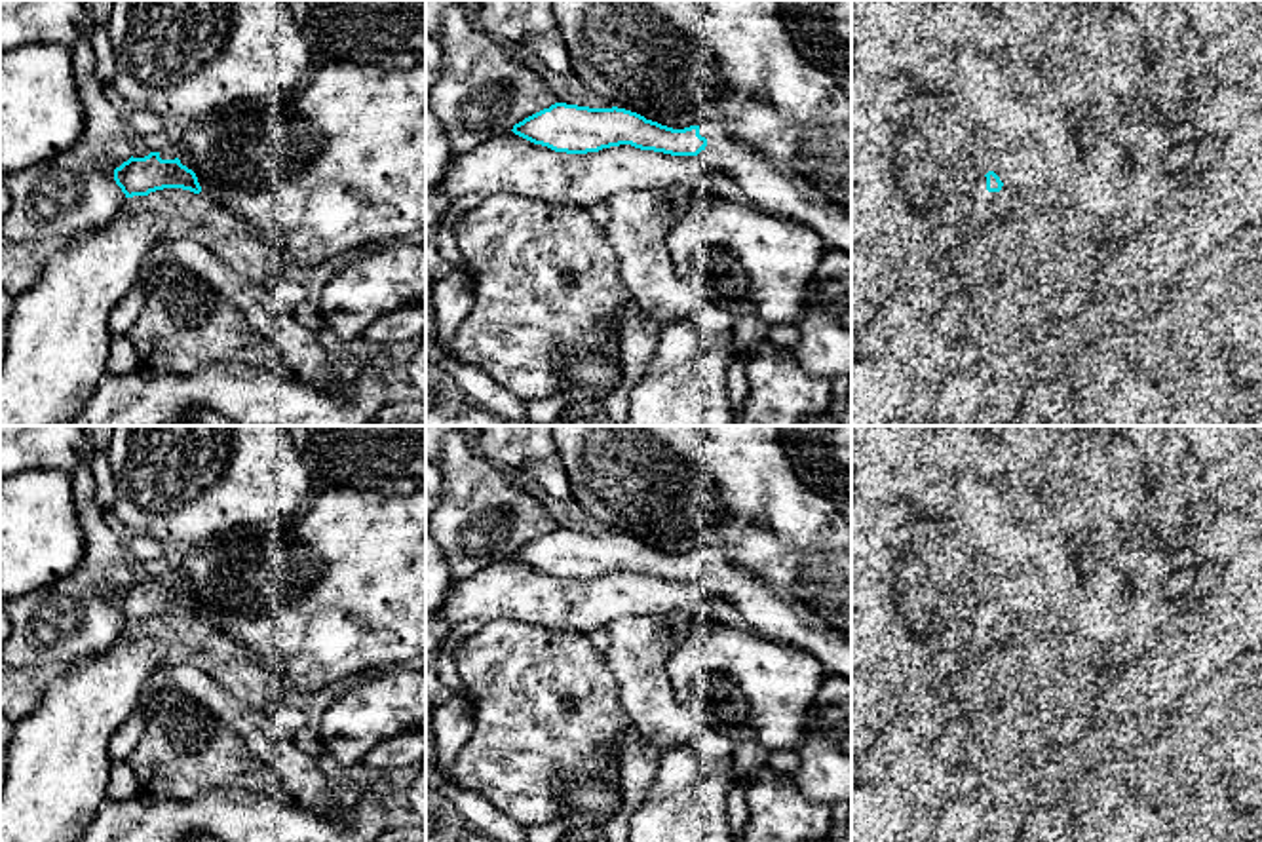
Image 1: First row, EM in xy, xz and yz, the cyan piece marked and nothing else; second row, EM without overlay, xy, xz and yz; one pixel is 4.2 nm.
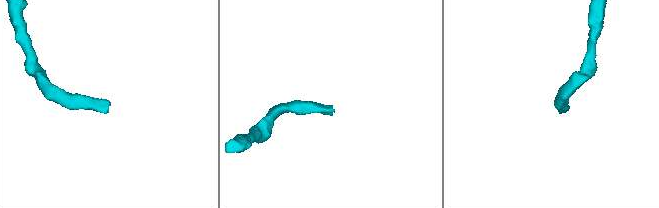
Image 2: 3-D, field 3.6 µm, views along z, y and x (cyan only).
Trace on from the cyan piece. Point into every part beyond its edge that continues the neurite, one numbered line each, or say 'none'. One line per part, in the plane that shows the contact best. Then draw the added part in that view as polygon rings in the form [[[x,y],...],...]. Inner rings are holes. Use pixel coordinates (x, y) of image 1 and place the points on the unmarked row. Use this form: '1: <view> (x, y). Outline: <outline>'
1: yz (987, 631). Outline: [[[983,603],[975,610],[973,620],[971,620],[975,650],[985,652],[988,648],[994,648],[1009,635],[1013,625],[1015,625],[1015,618],[1007,614],[1005,610],[1002,612],[1000,618],[988,618],[986,603]]]

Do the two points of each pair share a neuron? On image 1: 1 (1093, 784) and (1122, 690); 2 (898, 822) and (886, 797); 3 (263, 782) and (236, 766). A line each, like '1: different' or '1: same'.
1: different
2: same
3: same

